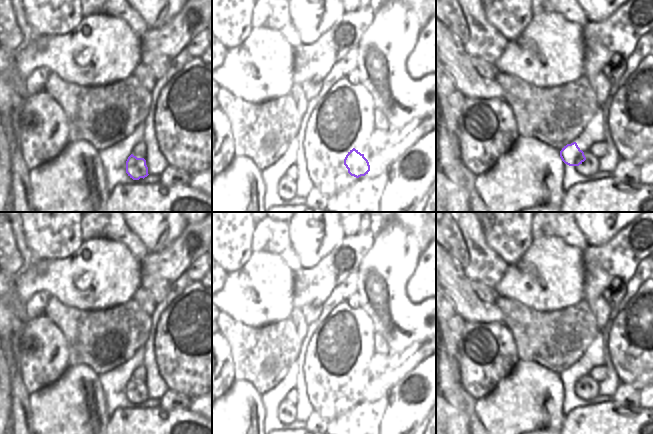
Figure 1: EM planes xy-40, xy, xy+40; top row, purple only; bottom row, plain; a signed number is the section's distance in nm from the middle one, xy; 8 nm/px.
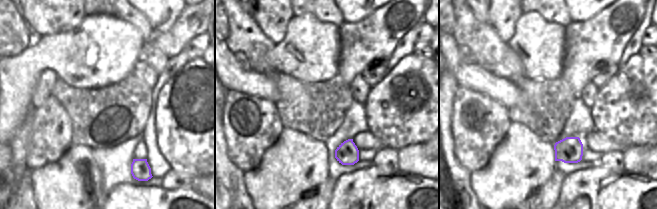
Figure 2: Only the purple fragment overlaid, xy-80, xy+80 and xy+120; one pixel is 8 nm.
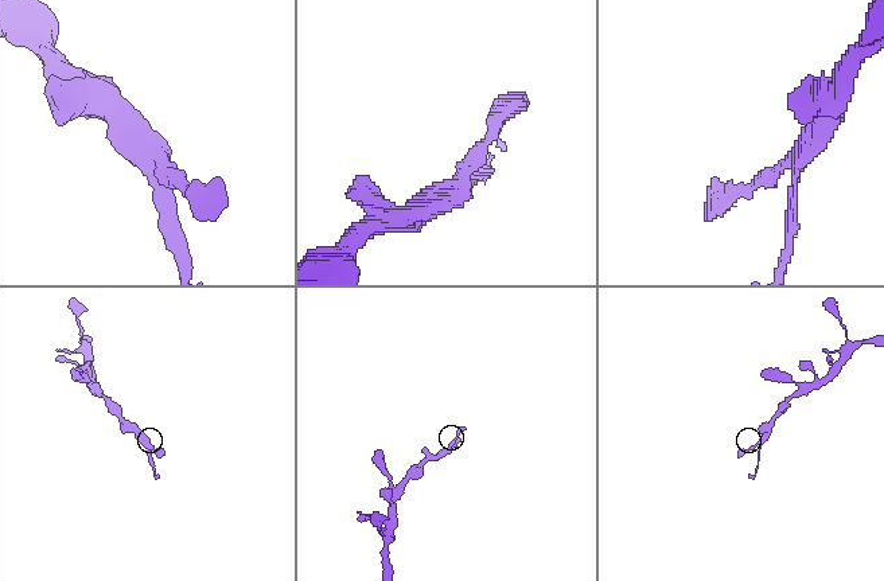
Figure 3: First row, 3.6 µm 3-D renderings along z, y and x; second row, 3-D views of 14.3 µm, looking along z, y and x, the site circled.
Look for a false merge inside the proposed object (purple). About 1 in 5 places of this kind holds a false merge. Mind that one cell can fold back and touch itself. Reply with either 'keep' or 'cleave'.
keep

